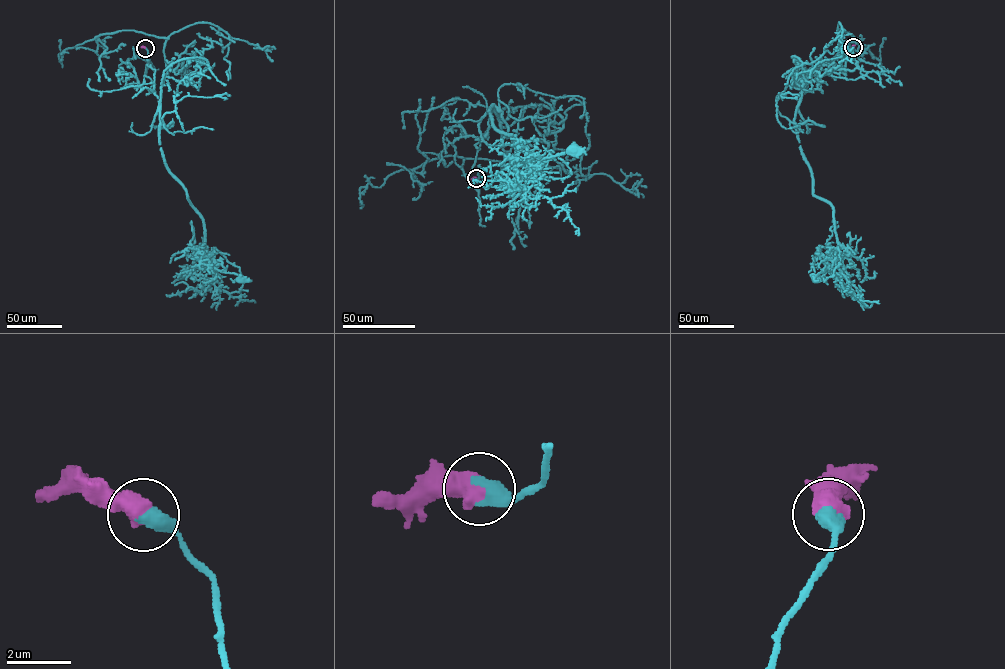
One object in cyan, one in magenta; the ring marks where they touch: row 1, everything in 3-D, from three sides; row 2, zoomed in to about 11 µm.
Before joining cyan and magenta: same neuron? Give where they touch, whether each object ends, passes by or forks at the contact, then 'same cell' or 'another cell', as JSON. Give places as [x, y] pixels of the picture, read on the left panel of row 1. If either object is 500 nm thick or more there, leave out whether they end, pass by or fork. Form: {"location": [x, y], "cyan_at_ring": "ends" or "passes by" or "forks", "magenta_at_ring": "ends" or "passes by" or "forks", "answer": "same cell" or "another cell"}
{"location": [145, 48], "answer": "same cell"}

